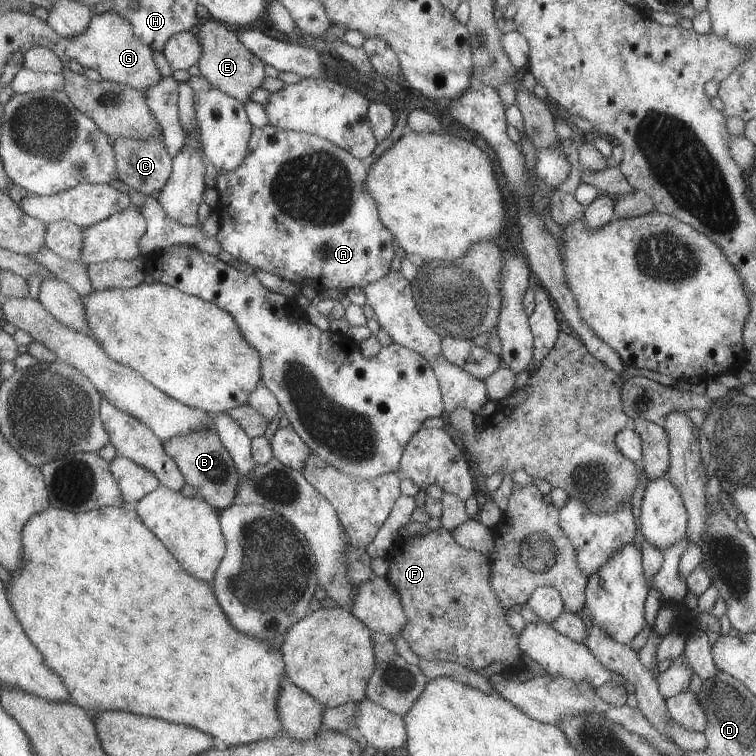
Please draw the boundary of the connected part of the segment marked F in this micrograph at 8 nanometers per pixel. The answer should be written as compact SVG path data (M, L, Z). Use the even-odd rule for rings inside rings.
M440 526L419 537L399 538L385 559L388 563L385 578L397 591L407 618L407 624L399 632L414 655L423 660L455 662L478 672L486 666L501 666L502 671L510 672L521 665L523 653L517 646L519 635L505 622L506 609L489 586L491 565L487 556L458 545L449 531Z

